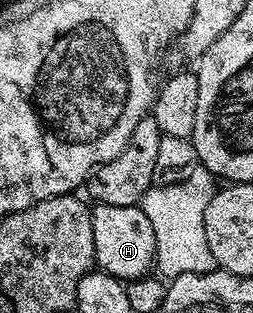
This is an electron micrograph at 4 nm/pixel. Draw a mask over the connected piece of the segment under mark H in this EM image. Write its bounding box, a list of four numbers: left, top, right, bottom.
[91,204,157,281]

